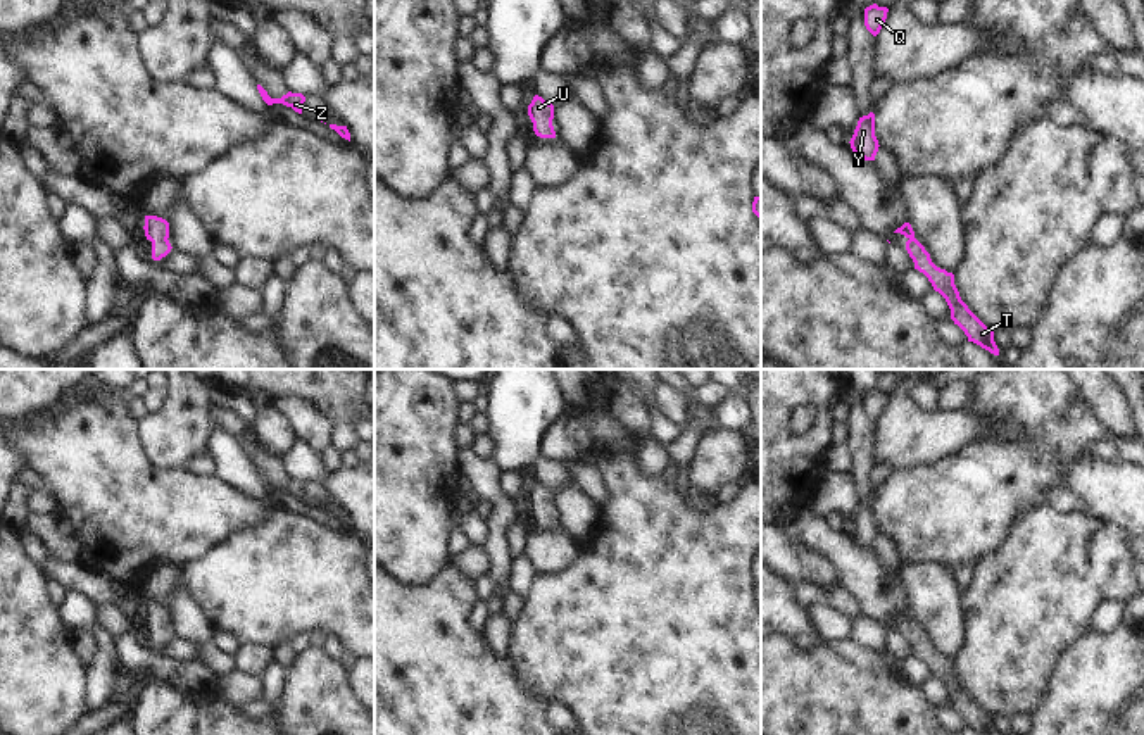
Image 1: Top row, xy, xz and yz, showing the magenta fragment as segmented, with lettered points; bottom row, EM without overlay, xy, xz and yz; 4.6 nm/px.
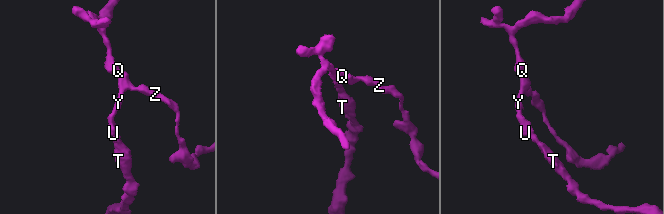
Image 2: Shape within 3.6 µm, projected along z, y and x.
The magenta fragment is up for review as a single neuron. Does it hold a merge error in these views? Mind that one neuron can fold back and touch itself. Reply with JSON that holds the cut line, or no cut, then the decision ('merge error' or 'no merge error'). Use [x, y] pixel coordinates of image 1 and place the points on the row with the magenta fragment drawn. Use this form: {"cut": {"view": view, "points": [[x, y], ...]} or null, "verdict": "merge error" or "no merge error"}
{"cut": null, "verdict": "no merge error"}

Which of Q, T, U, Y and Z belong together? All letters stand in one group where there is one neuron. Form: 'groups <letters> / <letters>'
groups Q T U Y Z

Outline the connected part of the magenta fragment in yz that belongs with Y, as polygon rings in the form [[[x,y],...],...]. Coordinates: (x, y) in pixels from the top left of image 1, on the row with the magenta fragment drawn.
[[[873,112],[859,117],[858,126],[849,143],[851,143],[852,152],[858,157],[864,160],[875,160],[875,155],[880,145],[875,136],[875,114]]]

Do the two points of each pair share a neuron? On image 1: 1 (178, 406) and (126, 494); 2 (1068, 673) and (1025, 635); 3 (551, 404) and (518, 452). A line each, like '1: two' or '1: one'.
1: two
2: two
3: one

